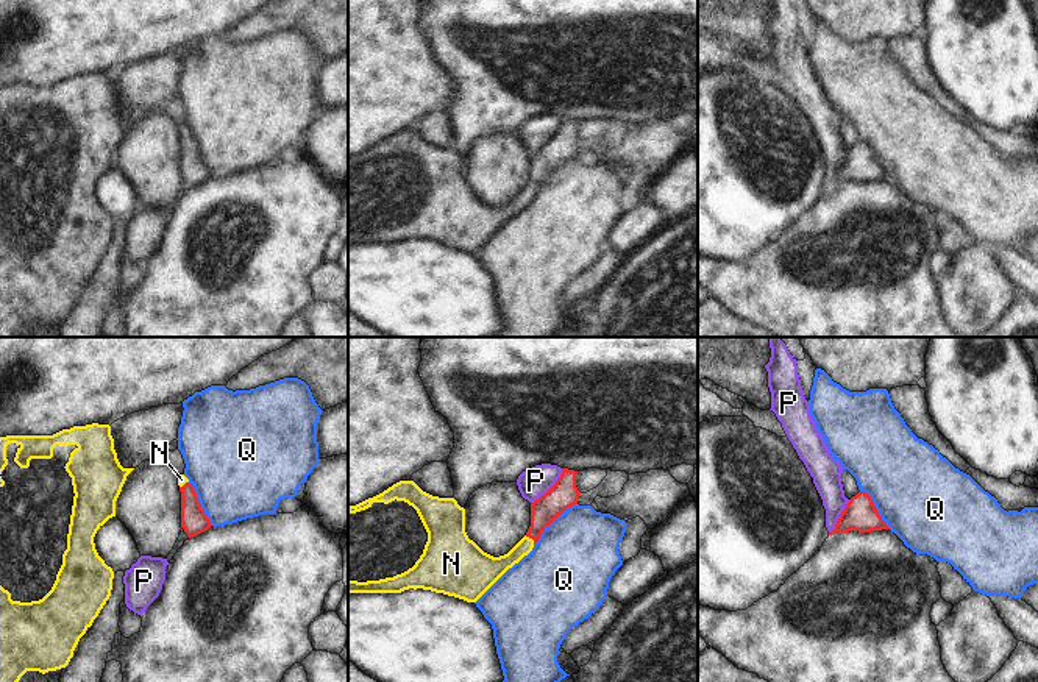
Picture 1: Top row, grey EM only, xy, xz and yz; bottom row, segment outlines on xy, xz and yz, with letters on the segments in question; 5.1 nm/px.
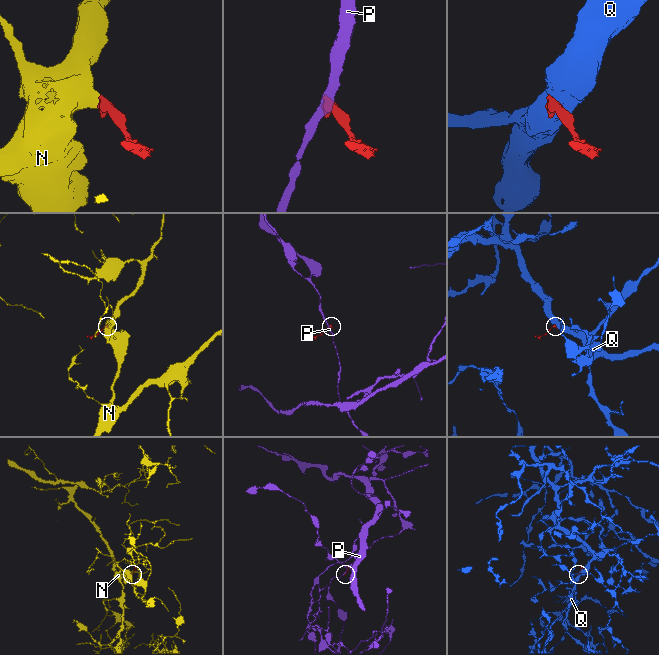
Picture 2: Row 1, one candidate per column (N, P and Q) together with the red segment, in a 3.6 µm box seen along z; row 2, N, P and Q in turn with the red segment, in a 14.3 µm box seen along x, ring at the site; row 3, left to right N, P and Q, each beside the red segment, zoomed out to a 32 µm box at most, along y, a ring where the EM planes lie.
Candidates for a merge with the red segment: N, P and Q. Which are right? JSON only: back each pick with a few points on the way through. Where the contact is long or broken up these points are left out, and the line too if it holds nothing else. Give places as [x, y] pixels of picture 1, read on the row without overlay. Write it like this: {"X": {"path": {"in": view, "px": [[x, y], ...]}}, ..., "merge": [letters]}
{"N": {"path": {"in": "xz", "px": [[543, 161], [529, 188], [512, 208], [492, 219]]}}, "merge": ["N"]}

